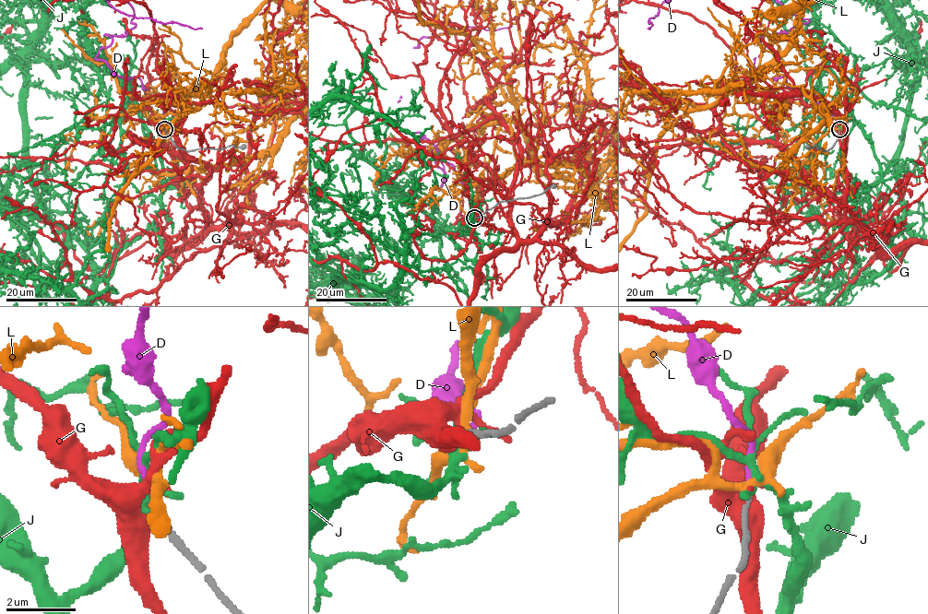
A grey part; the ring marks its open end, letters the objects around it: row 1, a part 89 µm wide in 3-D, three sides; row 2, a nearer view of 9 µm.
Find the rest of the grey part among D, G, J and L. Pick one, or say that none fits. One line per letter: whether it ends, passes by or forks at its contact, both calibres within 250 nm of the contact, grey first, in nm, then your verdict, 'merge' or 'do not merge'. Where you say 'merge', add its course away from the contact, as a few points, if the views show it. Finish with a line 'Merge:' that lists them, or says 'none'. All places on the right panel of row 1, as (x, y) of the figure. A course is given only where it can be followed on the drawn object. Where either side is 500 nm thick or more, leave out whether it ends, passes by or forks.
D: it ends there; 150 nm thick on the grey side, 140 nm on the other; merge
G: it passes by; 150 nm thick on the grey side, 200 nm on the other; do not merge
J: it forks there; 150 nm thick on the grey side, 200 nm on the other; do not merge
L: it passes by; 150 nm thick on the grey side, 320 nm on the other; do not merge
Merge: D

